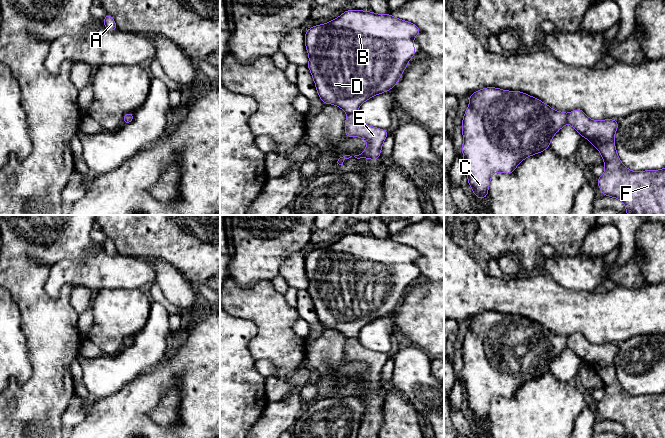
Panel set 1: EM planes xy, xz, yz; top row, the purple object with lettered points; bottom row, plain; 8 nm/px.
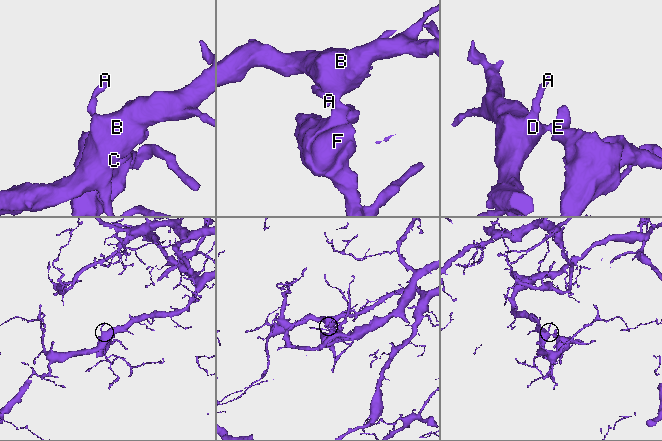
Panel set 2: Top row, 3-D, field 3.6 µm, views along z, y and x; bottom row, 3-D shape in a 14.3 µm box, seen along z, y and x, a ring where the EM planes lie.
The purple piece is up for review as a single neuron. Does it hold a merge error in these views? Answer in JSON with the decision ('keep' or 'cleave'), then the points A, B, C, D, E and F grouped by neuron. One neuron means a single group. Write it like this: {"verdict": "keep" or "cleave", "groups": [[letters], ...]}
{"verdict": "cleave", "groups": [["A", "B", "C", "D"], ["E", "F"]]}

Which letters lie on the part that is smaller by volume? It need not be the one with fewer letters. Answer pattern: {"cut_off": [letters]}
{"cut_off": ["E", "F"]}

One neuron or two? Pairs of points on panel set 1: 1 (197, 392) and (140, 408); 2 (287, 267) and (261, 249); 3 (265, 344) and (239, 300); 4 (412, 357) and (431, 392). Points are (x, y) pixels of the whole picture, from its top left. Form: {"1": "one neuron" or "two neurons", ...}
{"1": "one neuron", "2": "two neurons", "3": "one neuron", "4": "one neuron"}

